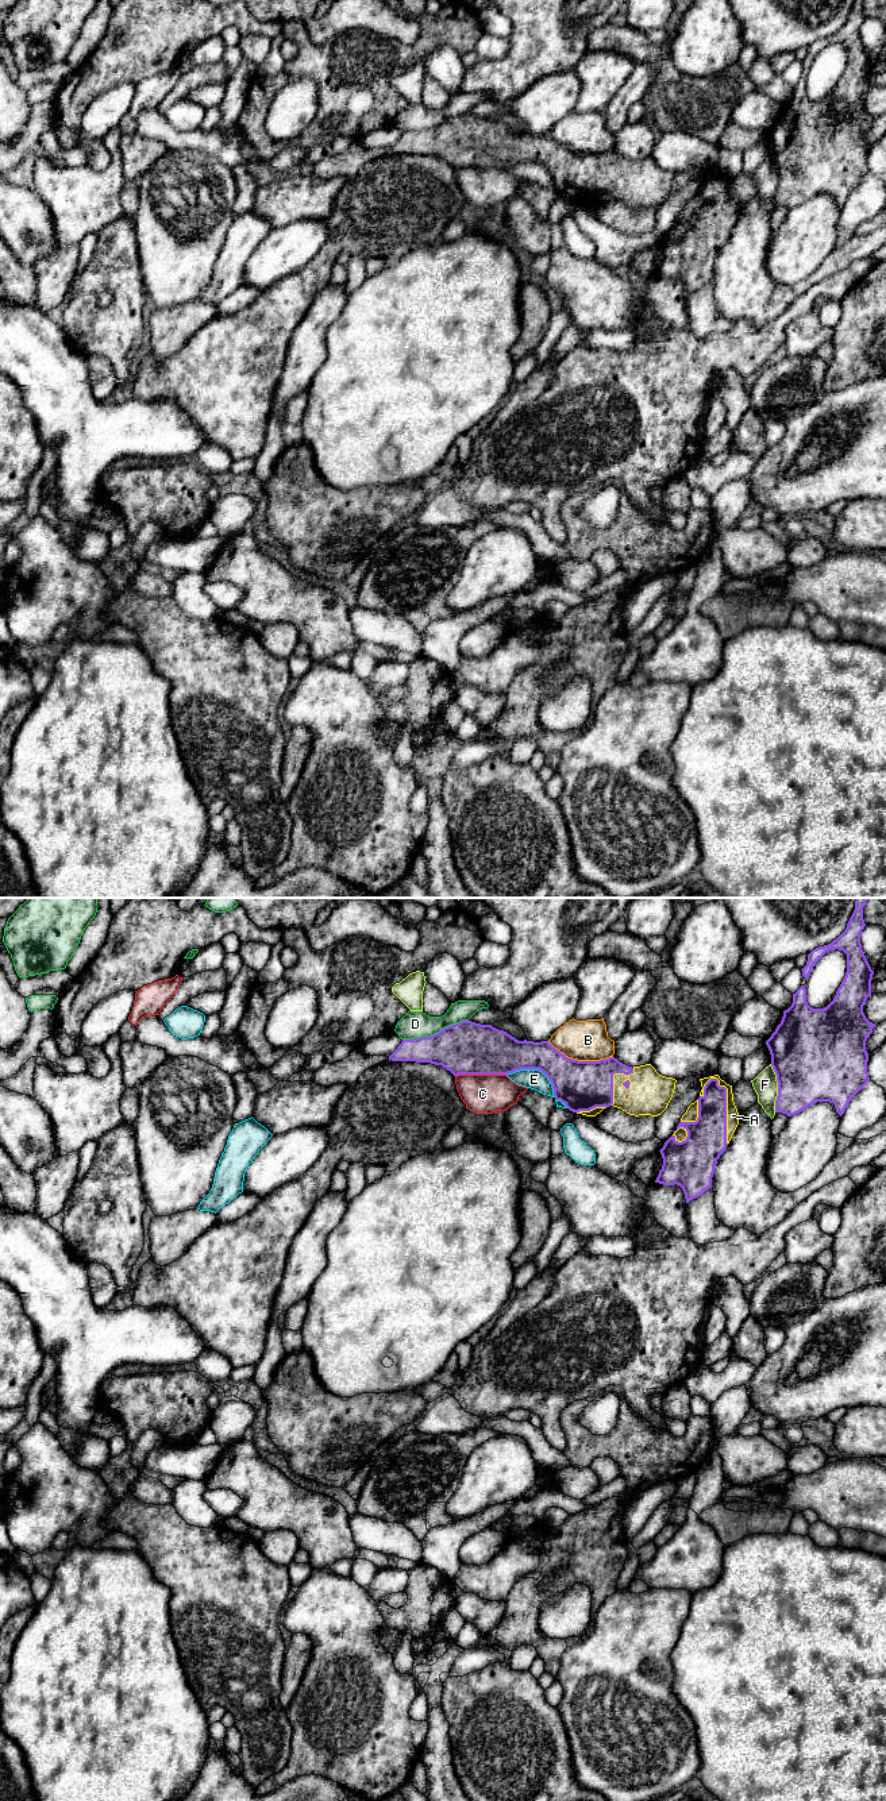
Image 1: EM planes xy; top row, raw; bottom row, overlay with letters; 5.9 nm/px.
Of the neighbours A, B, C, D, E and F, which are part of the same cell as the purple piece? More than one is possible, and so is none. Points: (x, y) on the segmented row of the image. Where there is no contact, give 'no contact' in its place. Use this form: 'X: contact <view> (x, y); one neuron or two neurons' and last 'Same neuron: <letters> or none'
A: contact xy (725, 1107); one neuron
B: contact xy (580, 1061); two neurons
C: contact xy (480, 1073); two neurons
D: contact xy (436, 1033); two neurons
E: contact xy (543, 1072); two neurons
F: contact xy (778, 1088); two neurons
Same neuron: A

